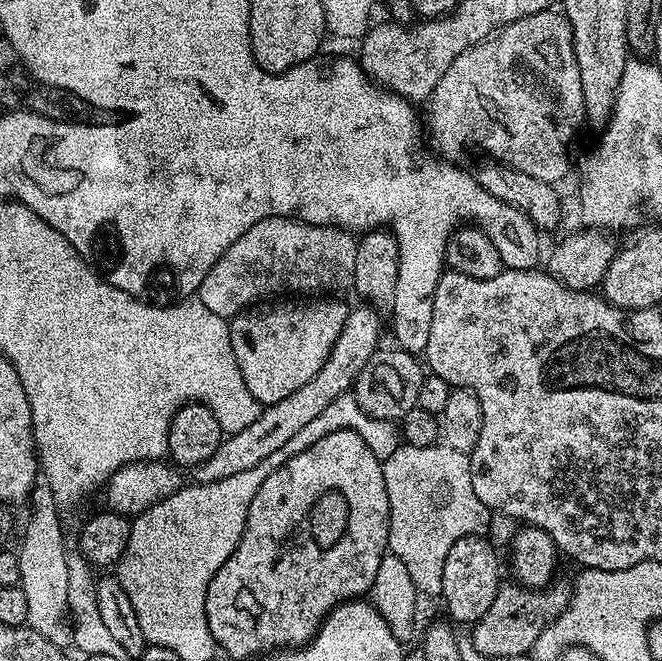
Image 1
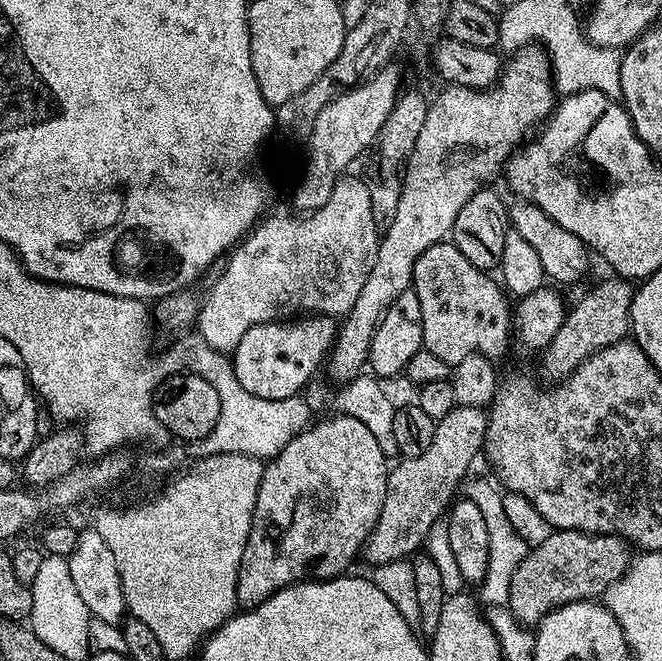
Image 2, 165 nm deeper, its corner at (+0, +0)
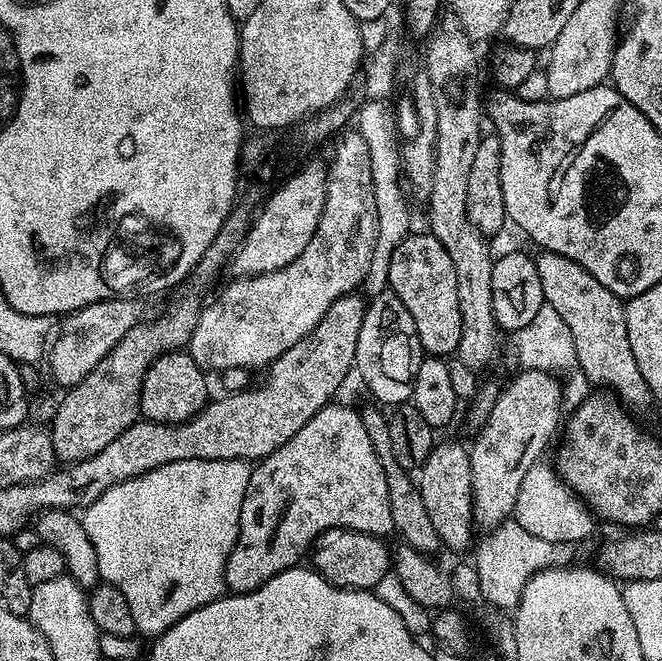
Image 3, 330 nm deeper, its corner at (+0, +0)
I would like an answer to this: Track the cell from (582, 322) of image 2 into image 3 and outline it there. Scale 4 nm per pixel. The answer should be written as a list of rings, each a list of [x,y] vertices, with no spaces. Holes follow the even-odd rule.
[[[526,369],[516,372],[517,376],[506,386],[500,388],[500,397],[494,402],[494,410],[479,425],[480,433],[476,441],[470,444],[472,457],[472,514],[477,525],[484,530],[491,530],[509,519],[515,510],[515,499],[521,489],[522,478],[526,477],[529,467],[541,459],[544,447],[552,440],[562,424],[560,408],[565,407],[564,390],[561,381],[551,371],[542,369]]]

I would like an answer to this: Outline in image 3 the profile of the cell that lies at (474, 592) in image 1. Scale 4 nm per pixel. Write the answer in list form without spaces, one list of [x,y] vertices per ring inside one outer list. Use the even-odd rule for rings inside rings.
[[[448,440],[445,444],[433,443],[430,458],[420,467],[418,483],[422,502],[426,505],[426,514],[438,530],[438,538],[445,549],[452,552],[464,552],[471,549],[472,528],[472,457],[469,449],[464,448],[456,440]]]

